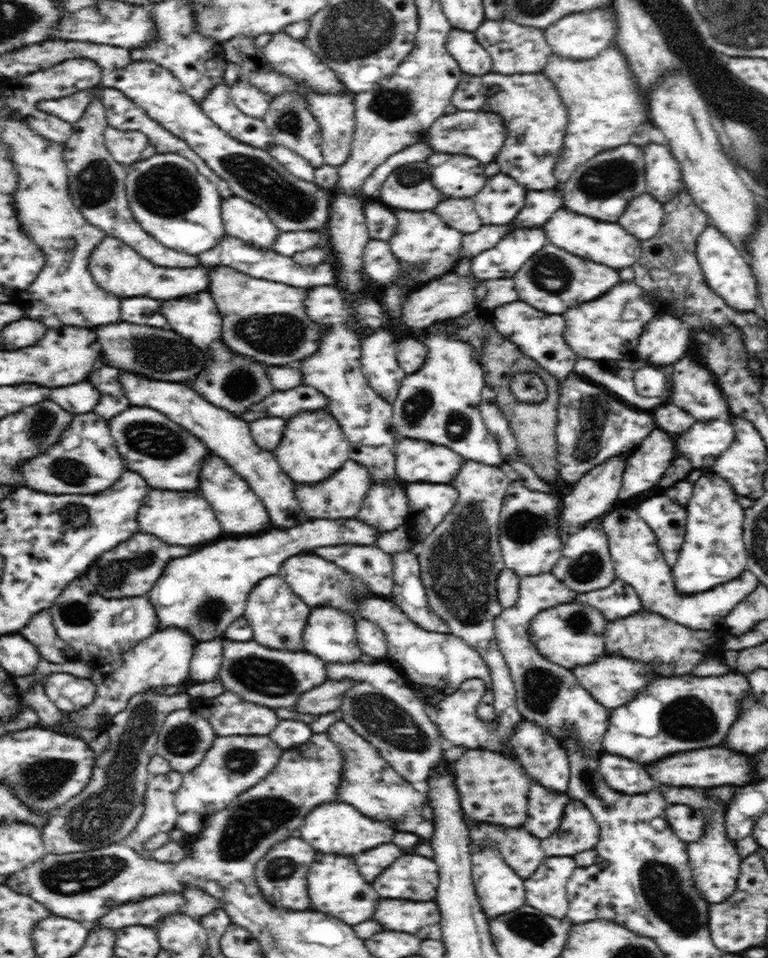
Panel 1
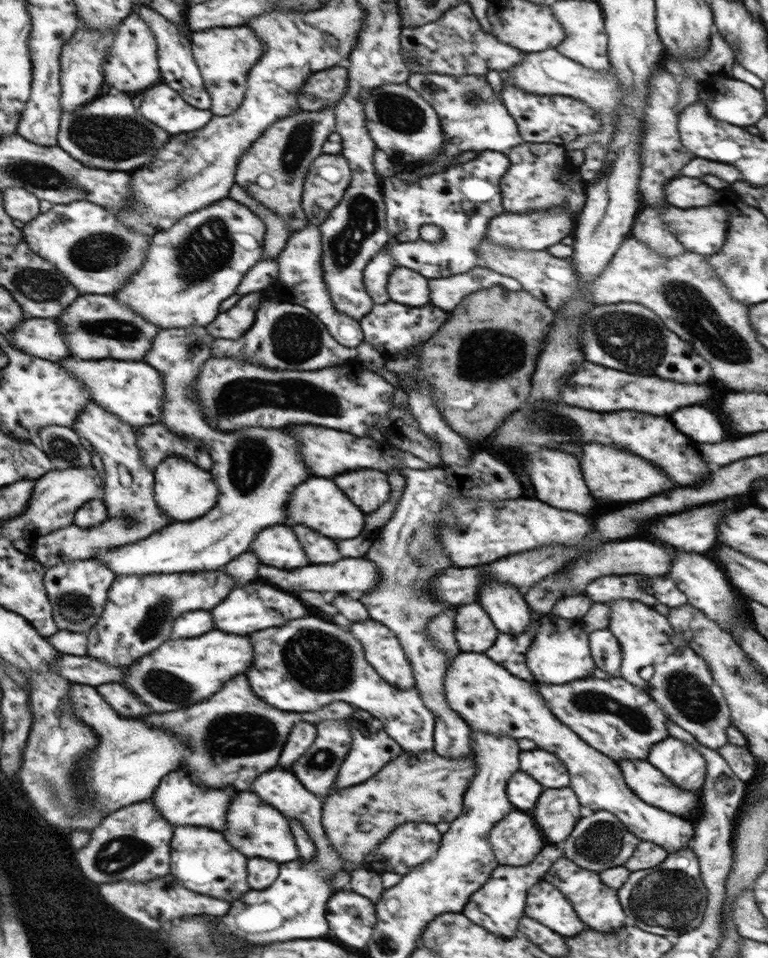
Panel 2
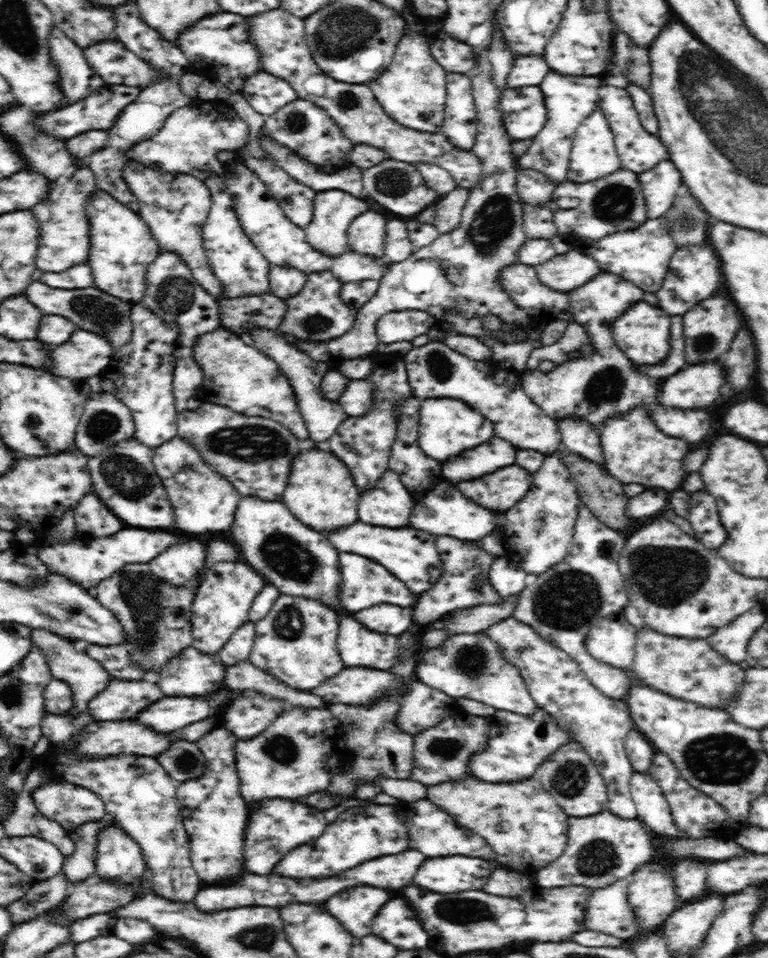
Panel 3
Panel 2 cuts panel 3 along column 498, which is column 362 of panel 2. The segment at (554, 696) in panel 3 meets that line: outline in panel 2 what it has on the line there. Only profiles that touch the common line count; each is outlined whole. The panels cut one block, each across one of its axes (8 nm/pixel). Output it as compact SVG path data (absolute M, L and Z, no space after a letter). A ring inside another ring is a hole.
M368 619L352 623L349 632L362 643L365 659L388 684L402 689L415 686L410 663L393 630Z

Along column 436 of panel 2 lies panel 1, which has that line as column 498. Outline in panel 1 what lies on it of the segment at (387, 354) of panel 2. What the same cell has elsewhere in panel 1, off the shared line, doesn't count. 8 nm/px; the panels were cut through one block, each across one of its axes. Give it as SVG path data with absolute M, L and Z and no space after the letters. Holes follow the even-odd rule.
M520 299L498 306L491 311L491 315L493 325L498 329L500 335L510 339L516 345L518 351L533 358L541 368L544 368L559 382L566 380L568 374L574 372L572 366L576 364L577 356L566 344L564 338L565 318L563 315L542 312Z

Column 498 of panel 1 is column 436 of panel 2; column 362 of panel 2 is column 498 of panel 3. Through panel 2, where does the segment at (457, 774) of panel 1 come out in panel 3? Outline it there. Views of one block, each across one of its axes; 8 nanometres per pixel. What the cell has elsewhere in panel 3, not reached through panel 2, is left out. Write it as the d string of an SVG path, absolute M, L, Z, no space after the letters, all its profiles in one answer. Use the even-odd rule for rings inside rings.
M472 775L427 788L426 798L452 814L456 822L486 838L502 864L532 858L540 868L556 860L565 850L569 816L533 777L516 782L491 783Z

